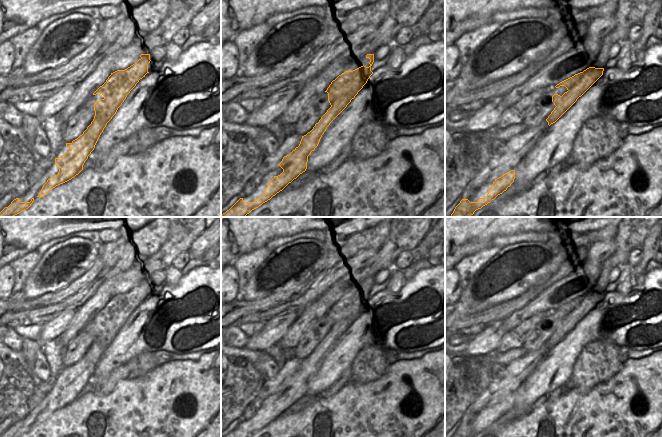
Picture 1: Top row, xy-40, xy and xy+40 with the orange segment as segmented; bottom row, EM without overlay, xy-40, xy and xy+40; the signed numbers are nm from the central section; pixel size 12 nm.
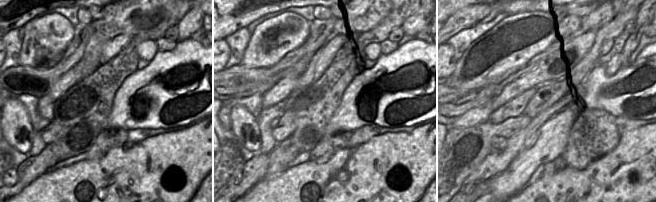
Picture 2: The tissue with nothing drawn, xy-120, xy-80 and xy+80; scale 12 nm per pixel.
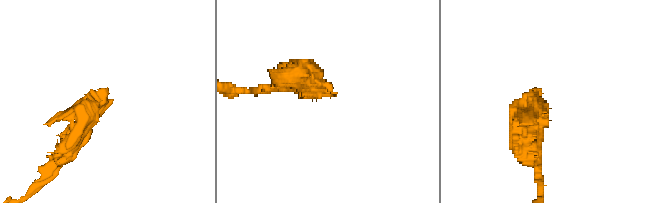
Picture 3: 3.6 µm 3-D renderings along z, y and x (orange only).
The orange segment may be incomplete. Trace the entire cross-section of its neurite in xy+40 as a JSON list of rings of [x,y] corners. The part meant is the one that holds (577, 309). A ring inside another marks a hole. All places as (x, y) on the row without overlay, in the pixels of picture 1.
[[[616,251],[604,263],[595,285],[589,292],[560,306],[555,311],[565,310],[567,316],[562,320],[554,318],[552,326],[556,330],[546,345],[548,349],[555,347],[602,299],[609,283],[608,276],[614,267],[627,263],[630,251]]]

